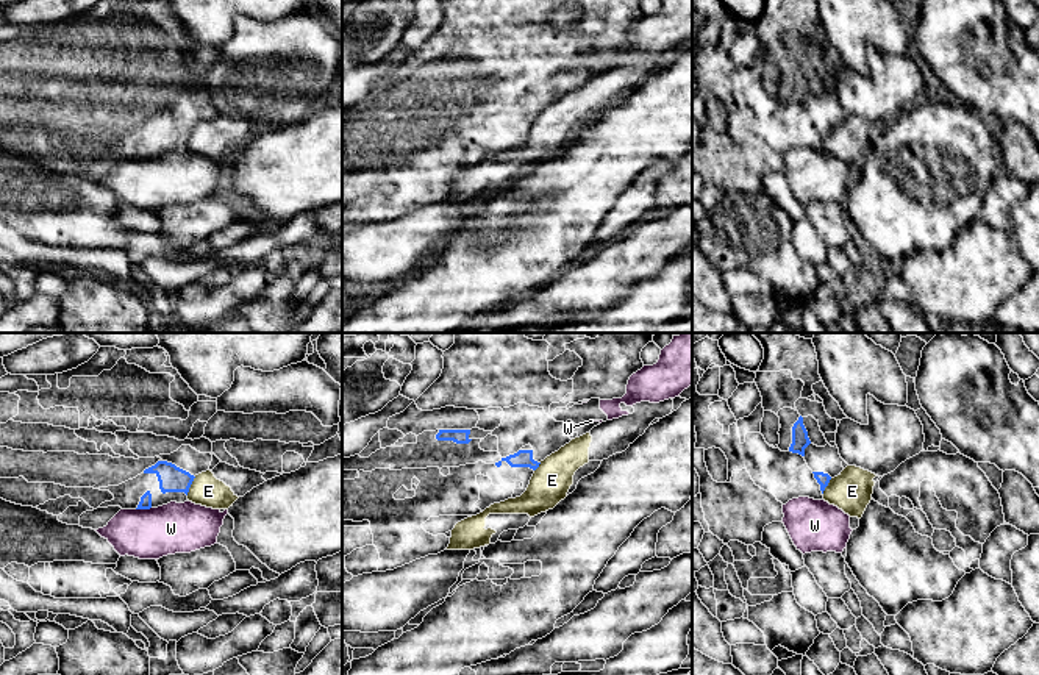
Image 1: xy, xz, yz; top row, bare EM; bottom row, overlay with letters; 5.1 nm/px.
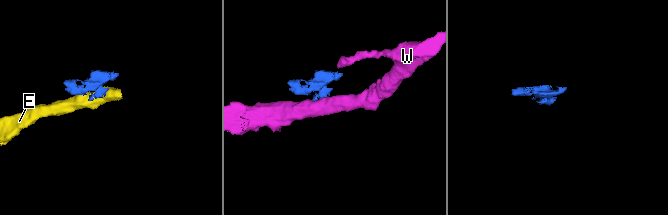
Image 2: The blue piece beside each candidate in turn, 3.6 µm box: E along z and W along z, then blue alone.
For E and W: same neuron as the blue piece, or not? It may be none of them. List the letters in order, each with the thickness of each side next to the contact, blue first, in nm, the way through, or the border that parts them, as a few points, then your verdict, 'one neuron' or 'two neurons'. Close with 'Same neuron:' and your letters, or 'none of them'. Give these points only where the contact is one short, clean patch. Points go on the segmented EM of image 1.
E: 140/160 nm | along xy (196, 477), (186, 494) | two neurons
W: 60/260 nm | along xy (150, 507), (136, 510) | two neurons
Same neuron: none of them

